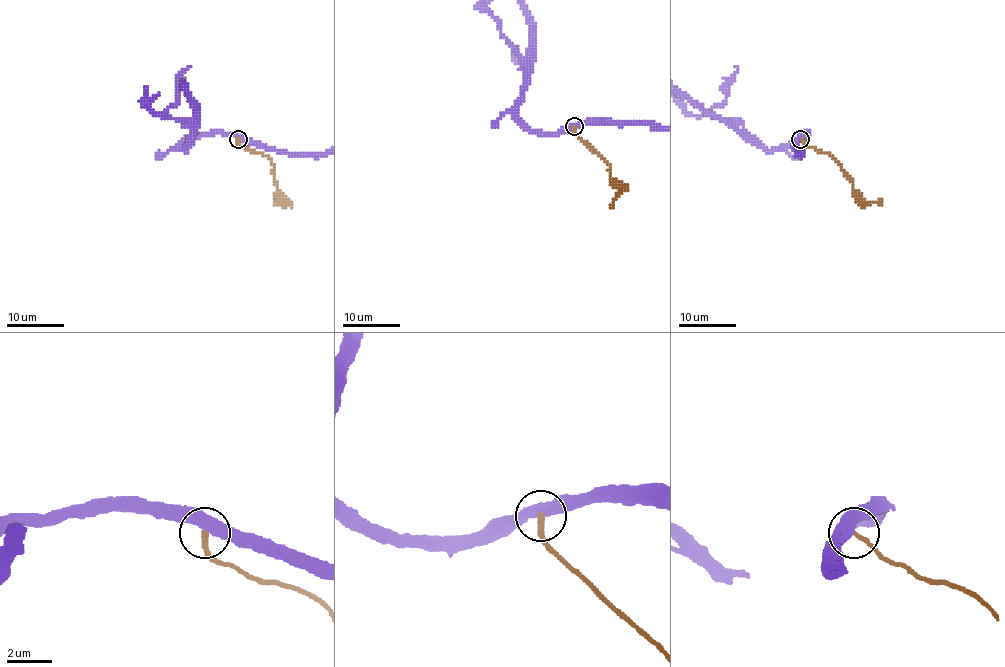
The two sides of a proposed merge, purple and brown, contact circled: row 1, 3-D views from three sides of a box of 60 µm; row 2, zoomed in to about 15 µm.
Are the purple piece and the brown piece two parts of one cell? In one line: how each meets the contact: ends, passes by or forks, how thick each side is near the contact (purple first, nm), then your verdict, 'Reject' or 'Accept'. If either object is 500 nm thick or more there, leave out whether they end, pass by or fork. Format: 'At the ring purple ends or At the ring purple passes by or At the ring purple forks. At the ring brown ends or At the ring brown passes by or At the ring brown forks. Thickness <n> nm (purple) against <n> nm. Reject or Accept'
At the ring purple passes by. At the ring brown ends. Thickness 480 nm (purple) against 220 nm. Reject

